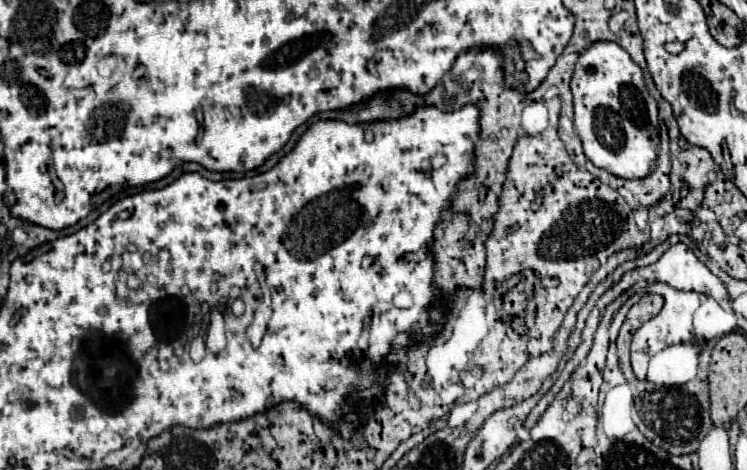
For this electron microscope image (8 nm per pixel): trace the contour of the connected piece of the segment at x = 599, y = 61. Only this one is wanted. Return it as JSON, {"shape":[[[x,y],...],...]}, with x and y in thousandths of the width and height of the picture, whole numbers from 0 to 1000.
{"shape":[[[795,89],[774,123],[771,149],[763,174],[768,204],[768,277],[774,281],[782,315],[782,332],[798,353],[814,362],[830,379],[862,379],[878,345],[878,319],[884,306],[884,264],[878,213],[867,200],[859,145],[843,123],[843,115],[825,89]]]}

